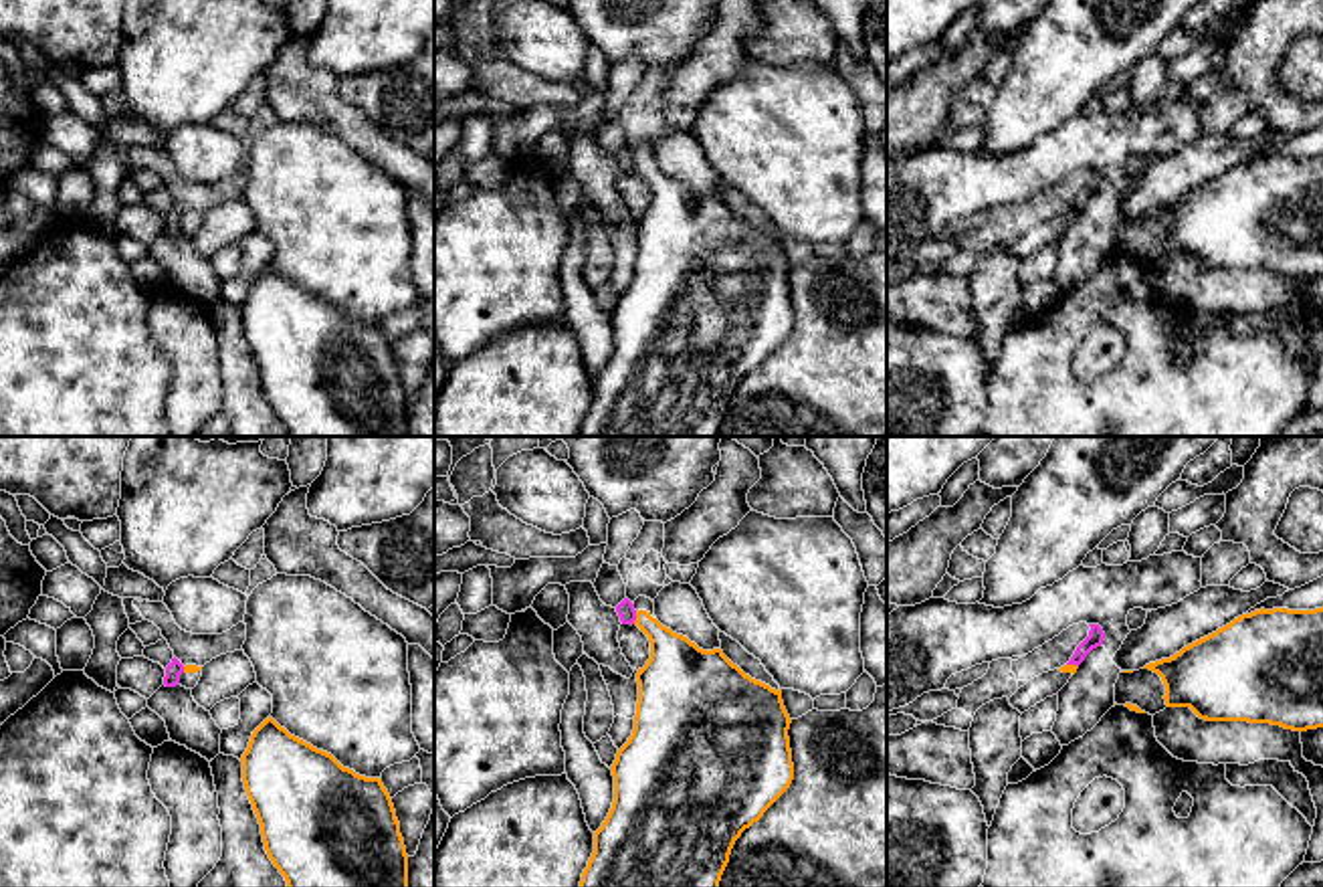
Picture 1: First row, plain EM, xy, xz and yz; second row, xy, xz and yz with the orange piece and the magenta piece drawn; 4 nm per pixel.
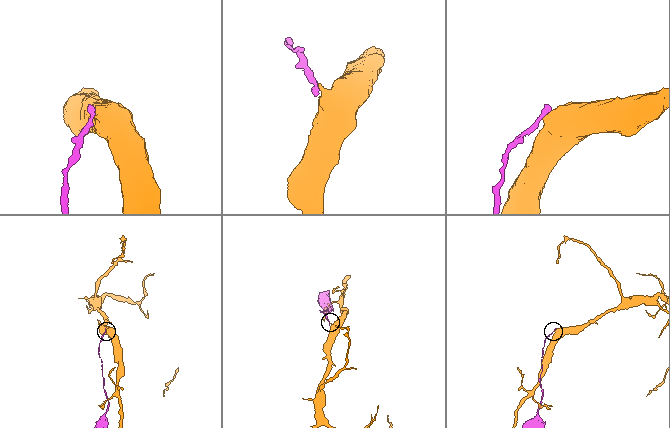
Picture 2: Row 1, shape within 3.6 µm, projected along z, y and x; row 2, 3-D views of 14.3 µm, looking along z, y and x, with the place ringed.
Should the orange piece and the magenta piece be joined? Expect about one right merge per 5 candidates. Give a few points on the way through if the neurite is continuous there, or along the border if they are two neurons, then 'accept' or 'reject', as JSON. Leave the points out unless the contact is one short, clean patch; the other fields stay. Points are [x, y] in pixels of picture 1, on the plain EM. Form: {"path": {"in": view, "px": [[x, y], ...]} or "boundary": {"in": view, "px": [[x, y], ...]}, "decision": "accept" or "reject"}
{"boundary": {"in": "xz", "px": [[637, 160], [633, 170]]}, "decision": "reject"}

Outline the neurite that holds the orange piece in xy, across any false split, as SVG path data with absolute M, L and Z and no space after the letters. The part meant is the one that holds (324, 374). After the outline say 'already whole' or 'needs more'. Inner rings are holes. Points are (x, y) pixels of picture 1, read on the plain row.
M273 265L252 279L240 309L265 398L289 436L408 436L400 370L380 325L343 315L331 301L291 283Z; already whole

